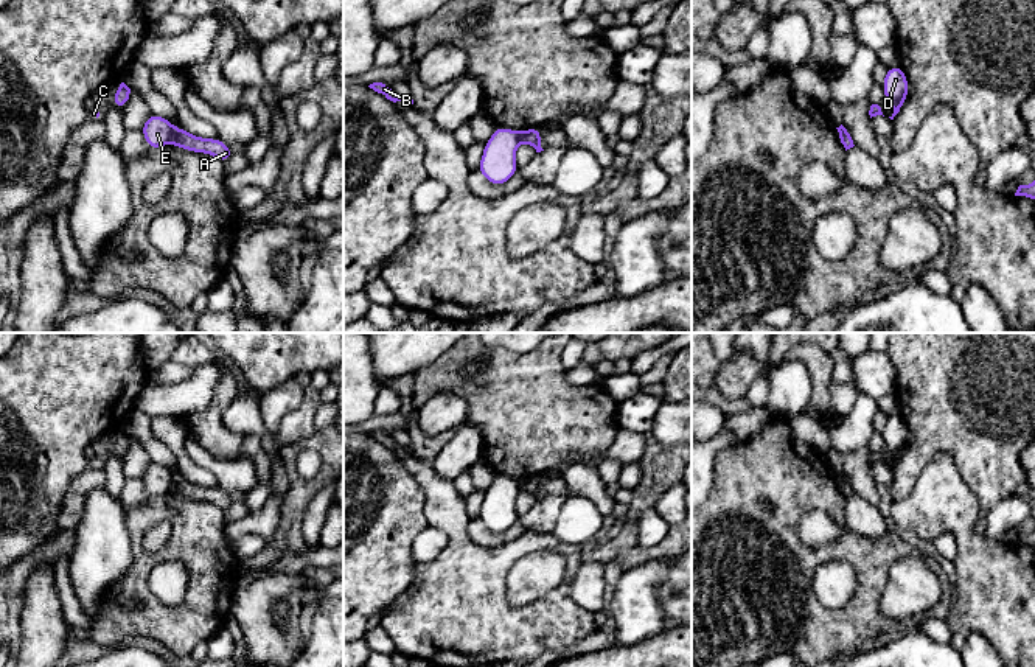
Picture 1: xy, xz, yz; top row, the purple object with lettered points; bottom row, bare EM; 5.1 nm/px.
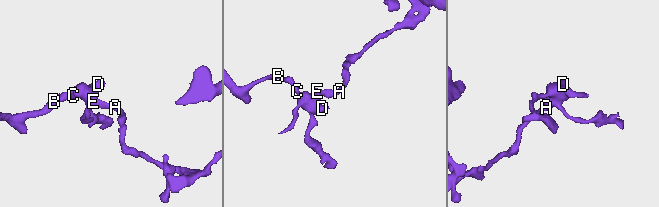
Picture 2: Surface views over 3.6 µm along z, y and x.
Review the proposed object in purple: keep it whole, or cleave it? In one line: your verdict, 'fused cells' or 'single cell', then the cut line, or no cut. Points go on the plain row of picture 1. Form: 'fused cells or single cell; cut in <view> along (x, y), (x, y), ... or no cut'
fused cells; cut in xy along (174, 476), (170, 488)

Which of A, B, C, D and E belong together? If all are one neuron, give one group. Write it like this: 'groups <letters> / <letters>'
groups A / B C D E

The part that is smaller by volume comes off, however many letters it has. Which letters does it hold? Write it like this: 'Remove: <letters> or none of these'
Remove: A

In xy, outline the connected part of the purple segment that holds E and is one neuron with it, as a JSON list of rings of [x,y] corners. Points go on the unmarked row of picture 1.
[[[151,462],[141,476],[141,482],[151,498],[168,493],[172,487],[172,479],[172,471],[155,462]]]

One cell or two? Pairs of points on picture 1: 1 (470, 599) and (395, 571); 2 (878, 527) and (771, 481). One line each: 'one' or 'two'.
1: two
2: two

